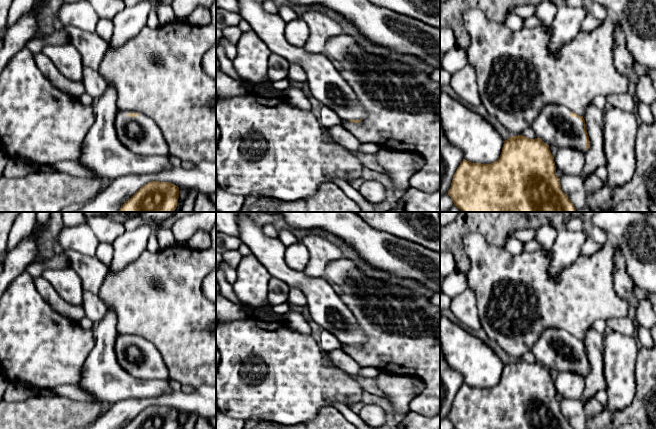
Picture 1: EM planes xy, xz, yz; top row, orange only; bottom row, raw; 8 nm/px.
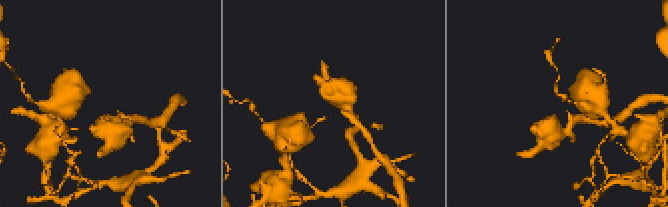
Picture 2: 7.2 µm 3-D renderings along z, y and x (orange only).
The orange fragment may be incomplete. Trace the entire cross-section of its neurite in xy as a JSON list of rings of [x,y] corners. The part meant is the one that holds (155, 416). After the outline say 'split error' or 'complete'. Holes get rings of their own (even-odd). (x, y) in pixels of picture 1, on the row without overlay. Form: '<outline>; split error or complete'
[[[151,405],[143,409],[123,429],[177,429],[179,411],[160,405]]]; complete

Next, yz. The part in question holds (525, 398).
[[[523,359],[505,364],[500,382],[494,387],[472,387],[463,383],[453,400],[448,419],[454,429],[573,429],[561,413],[549,369],[540,362],[529,363]]]; complete

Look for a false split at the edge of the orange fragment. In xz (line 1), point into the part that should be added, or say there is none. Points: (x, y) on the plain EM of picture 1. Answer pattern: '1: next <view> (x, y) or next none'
1: next none

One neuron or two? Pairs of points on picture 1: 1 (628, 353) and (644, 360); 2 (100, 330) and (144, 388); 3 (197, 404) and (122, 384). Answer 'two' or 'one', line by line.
1: two
2: one
3: two

